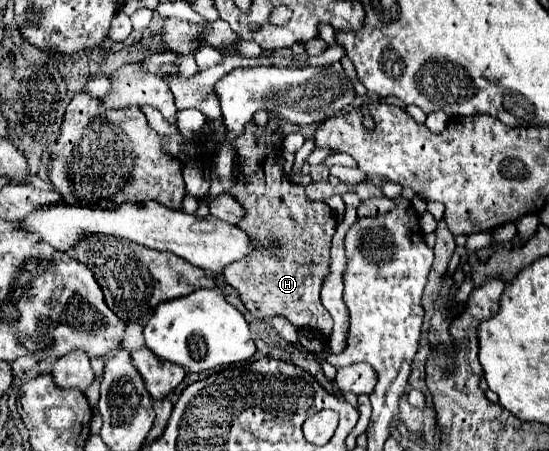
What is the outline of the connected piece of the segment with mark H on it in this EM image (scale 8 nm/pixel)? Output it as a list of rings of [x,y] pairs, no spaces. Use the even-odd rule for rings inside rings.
[[[272,119],[266,129],[256,129],[252,121],[246,125],[242,139],[238,139],[238,143],[234,143],[236,155],[238,155],[238,181],[230,189],[230,195],[234,193],[236,199],[246,209],[246,215],[244,215],[242,223],[238,223],[238,225],[244,227],[246,233],[254,235],[254,237],[274,235],[274,239],[284,241],[284,251],[282,251],[282,255],[254,253],[242,261],[230,263],[224,269],[224,279],[228,285],[232,285],[240,293],[240,299],[244,301],[244,305],[256,319],[270,319],[270,317],[282,315],[298,329],[312,329],[312,331],[318,331],[328,337],[332,331],[332,317],[320,301],[320,289],[330,273],[330,245],[332,245],[332,237],[336,233],[338,223],[336,223],[334,211],[326,203],[310,201],[304,195],[302,185],[296,185],[282,175],[282,171],[276,165],[280,151],[266,145],[270,141],[270,135],[276,131],[278,131],[278,119]]]

